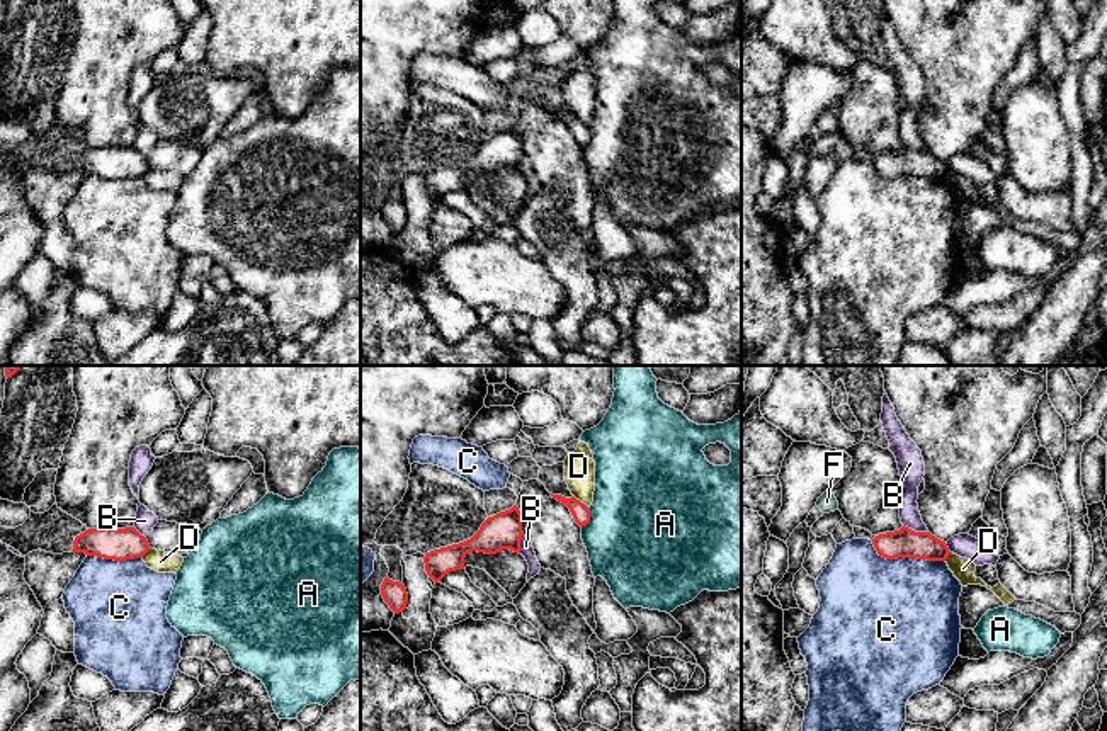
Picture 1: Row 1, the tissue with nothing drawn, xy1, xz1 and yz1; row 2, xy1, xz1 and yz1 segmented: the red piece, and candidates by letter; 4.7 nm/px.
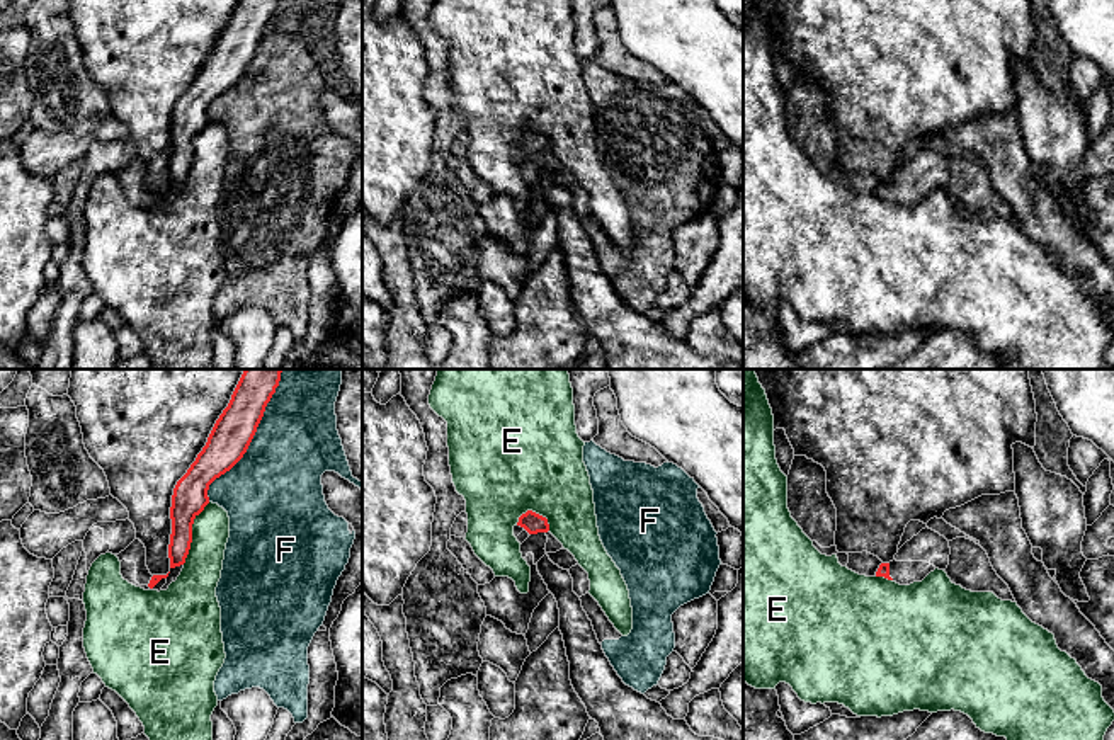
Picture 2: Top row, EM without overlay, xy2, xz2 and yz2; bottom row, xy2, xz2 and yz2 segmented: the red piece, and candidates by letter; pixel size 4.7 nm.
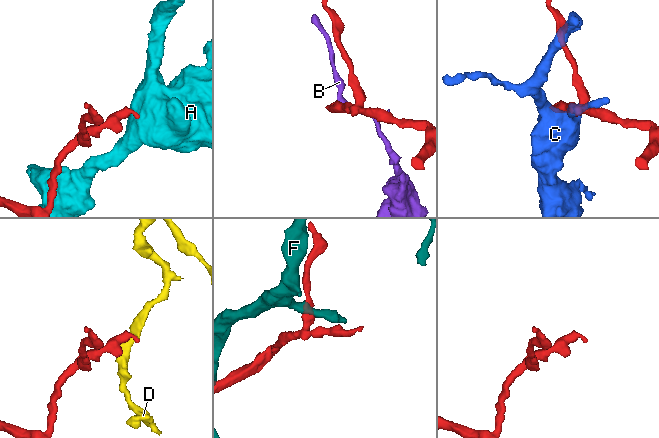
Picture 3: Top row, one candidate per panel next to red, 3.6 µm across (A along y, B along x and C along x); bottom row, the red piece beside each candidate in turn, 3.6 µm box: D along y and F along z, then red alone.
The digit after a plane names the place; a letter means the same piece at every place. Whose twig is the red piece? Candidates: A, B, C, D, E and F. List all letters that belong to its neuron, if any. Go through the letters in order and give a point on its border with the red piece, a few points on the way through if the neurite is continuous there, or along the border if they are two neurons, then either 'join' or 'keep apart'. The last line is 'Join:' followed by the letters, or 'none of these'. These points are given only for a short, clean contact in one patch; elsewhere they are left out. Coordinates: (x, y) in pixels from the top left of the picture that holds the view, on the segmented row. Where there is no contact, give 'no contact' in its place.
A: meets red in xz1 at (589, 517); border along xz1 (589, 507), (589, 521), (582, 527); keep apart
B: meets red in yz1 at (913, 531); border along yz1 (903, 524), (927, 532); keep apart
C: meets red in yz1 at (905, 556); keep apart
D: meets red in xz1 at (579, 500); keep apart
E: meets red in xy2 at (191, 533); keep apart
F: meets red in xy2 at (252, 438); keep apart
Join: none of these

